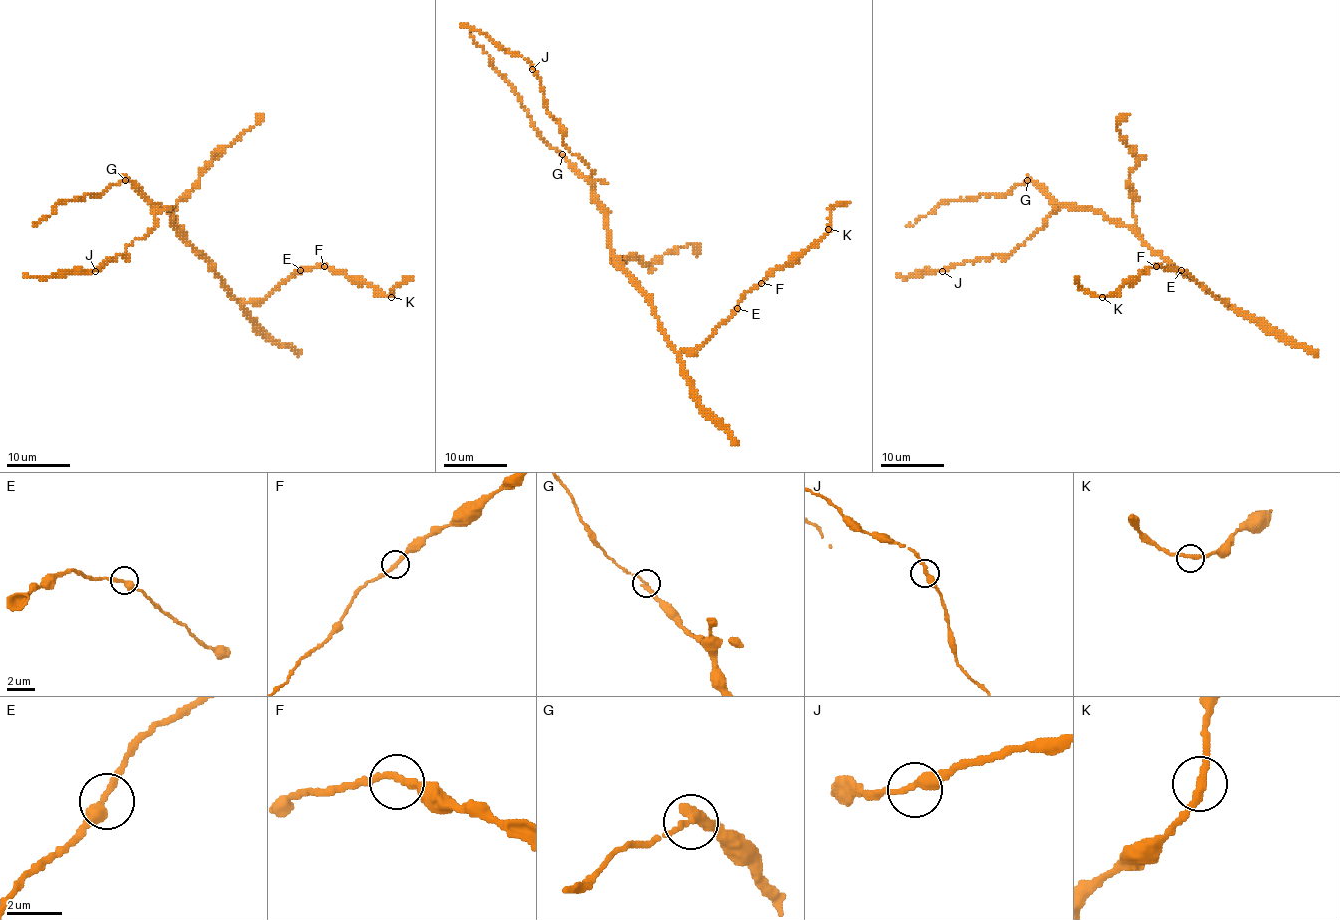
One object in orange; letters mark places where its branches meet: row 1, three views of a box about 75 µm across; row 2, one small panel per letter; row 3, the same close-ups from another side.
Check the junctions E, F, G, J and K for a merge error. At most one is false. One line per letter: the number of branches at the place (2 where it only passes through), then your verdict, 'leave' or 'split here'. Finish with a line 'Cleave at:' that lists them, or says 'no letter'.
E: 2 | leave
F: 2 | leave
G: 2 | split here
J: 2 | leave
K: 2 | leave
Cleave at: G

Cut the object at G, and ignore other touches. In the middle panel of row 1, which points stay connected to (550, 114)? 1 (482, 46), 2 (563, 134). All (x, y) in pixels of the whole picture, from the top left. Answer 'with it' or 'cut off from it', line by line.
1: cut off from it
2: with it

